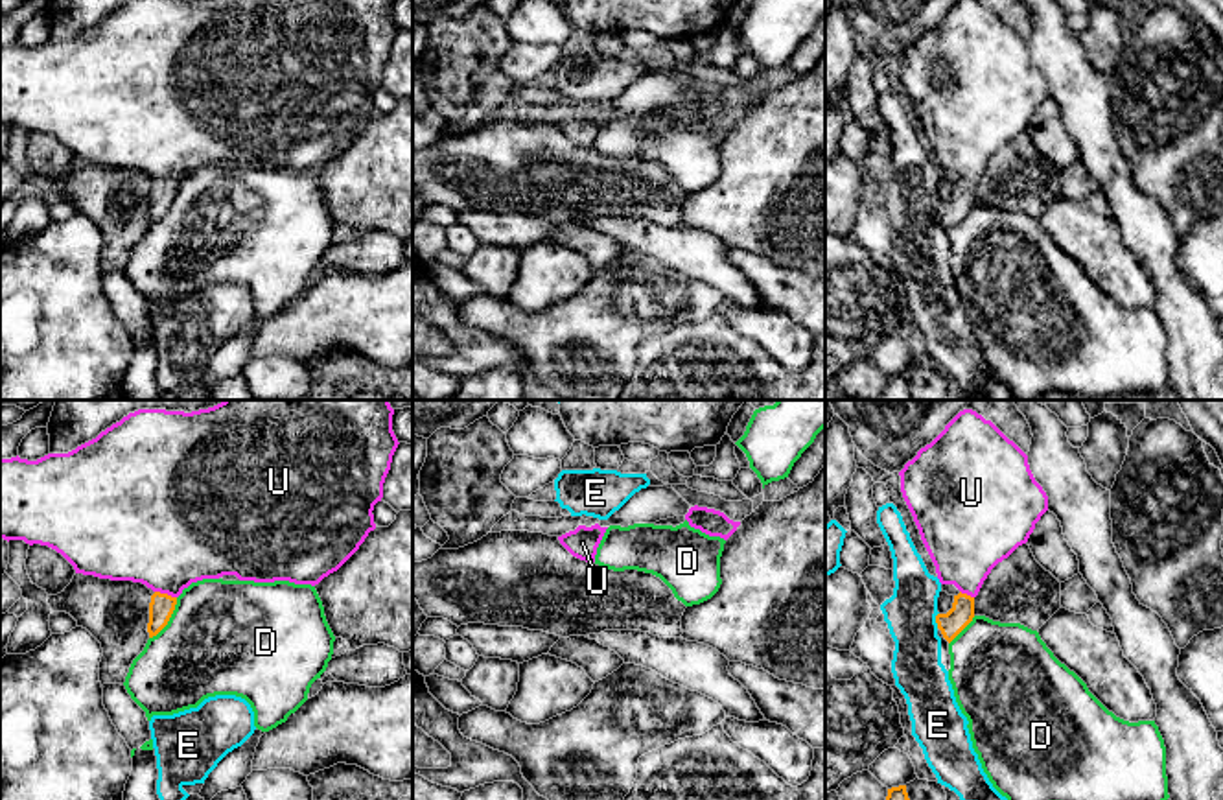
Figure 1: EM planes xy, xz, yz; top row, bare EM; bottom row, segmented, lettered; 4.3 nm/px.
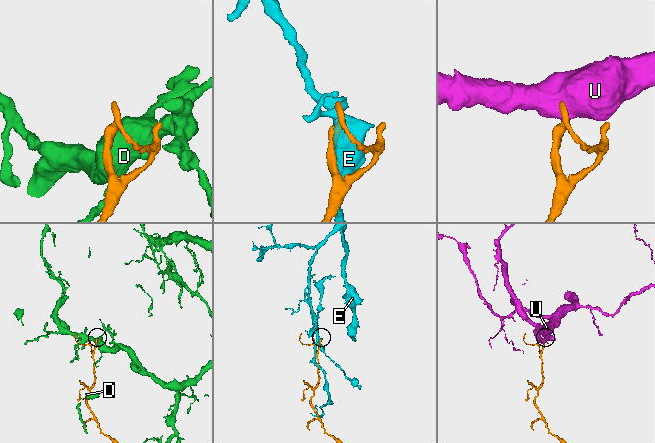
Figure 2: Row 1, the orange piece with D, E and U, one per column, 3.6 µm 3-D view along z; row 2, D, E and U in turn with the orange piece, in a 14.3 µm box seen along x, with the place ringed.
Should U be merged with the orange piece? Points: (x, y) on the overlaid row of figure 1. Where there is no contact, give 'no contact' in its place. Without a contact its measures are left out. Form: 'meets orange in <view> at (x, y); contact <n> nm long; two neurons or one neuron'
meets orange in xy at (166, 594); contact 100 nm long; one neuron

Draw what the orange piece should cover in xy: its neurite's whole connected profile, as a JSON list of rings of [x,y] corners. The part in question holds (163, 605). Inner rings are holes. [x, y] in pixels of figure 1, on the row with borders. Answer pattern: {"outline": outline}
{"outline": [[[223,400],[214,407],[192,413],[138,409],[68,453],[48,453],[37,461],[18,455],[0,459],[0,538],[48,546],[61,553],[76,573],[146,584],[155,592],[147,623],[149,638],[153,638],[168,625],[177,597],[192,582],[236,575],[239,581],[289,581],[315,586],[337,571],[376,529],[372,511],[383,498],[383,483],[400,444],[392,431],[392,415],[389,400]]]}

